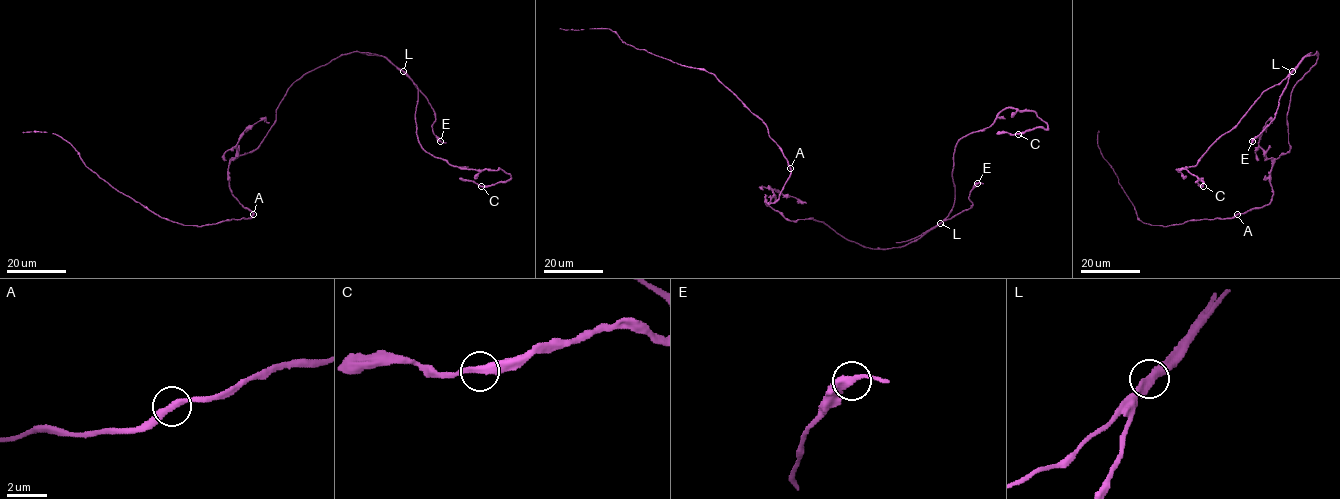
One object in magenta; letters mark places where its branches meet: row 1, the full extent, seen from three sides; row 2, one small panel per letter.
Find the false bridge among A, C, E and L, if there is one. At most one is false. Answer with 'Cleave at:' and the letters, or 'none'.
Cleave at: L

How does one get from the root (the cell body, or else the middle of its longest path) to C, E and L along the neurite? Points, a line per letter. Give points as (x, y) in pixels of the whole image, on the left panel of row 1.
C: (274, 120), (306, 73), (354, 52), (383, 55), (417, 86), (425, 150), (511, 176), (481, 186)
E: (274, 120), (295, 81), (360, 52), (384, 56), (412, 81), (434, 111), (431, 128), (440, 141)
L: (274, 120), (276, 108), (295, 81), (341, 55), (354, 52), (383, 55), (403, 71)

